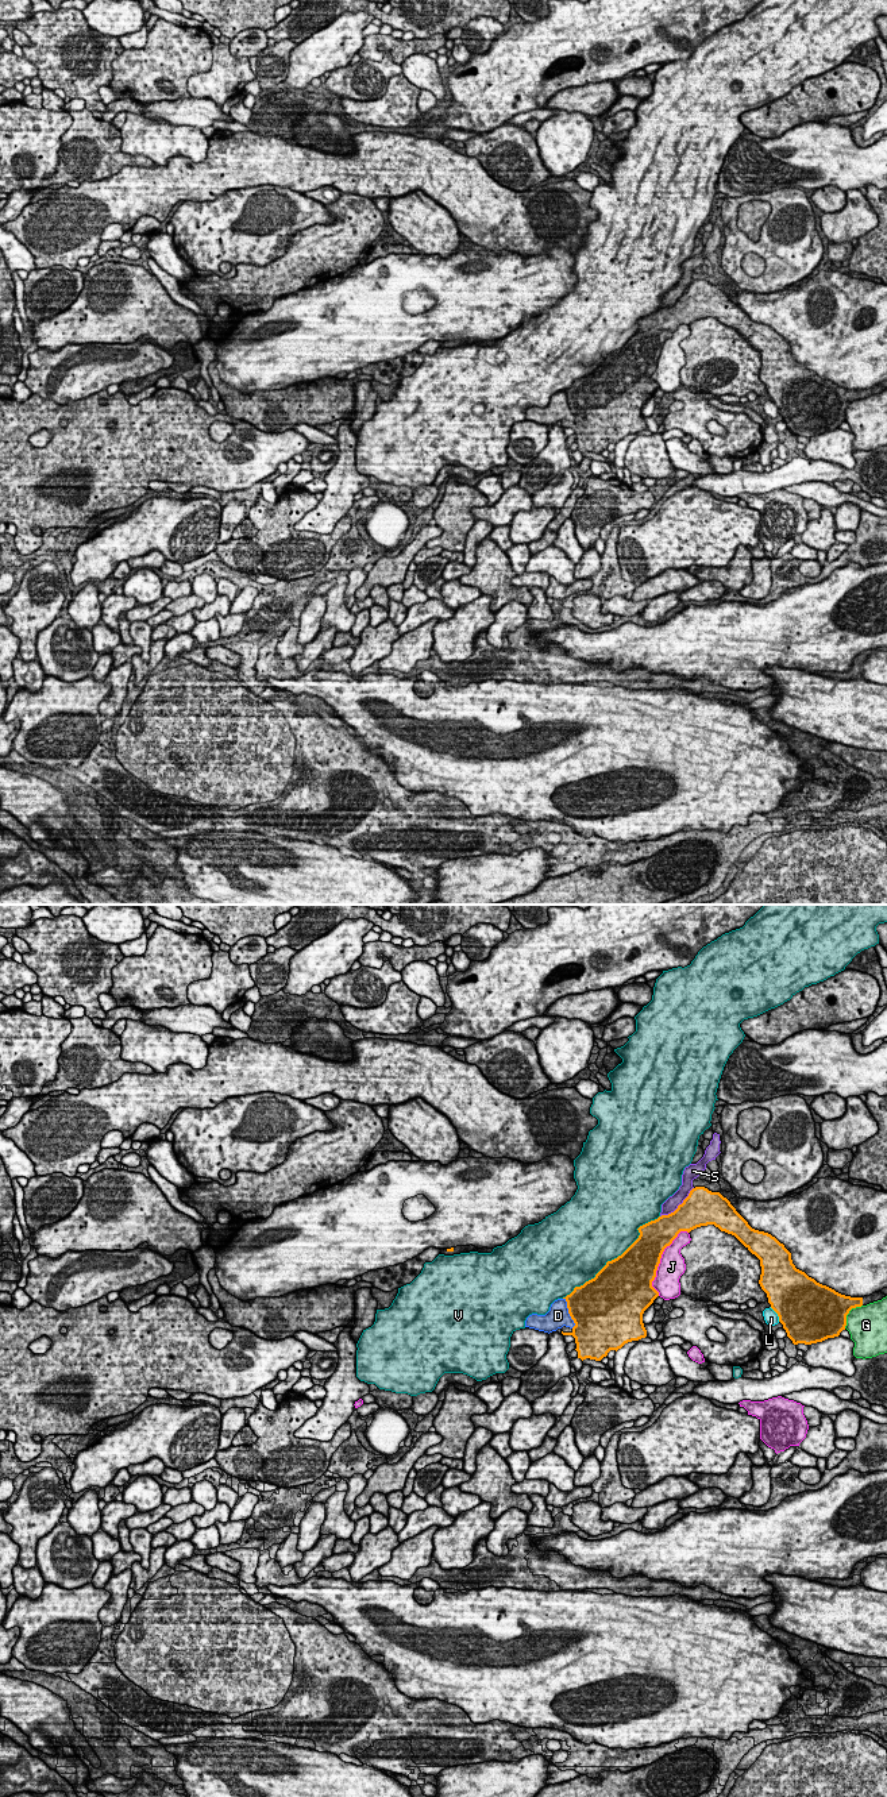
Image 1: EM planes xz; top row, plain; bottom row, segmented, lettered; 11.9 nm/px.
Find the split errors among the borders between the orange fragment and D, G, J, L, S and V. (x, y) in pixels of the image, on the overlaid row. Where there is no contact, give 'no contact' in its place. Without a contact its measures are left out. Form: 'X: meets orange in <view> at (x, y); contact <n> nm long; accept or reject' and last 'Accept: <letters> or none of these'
D: meets orange in xz at (569, 1312); contact 380 nm long; reject
G: meets orange in xz at (848, 1312); contact 360 nm long; reject
J: meets orange in xz at (659, 1261); contact 850 nm long; reject
L: meets orange in xz at (776, 1312); contact 220 nm long; reject
S: meets orange in xz at (678, 1206); contact 550 nm long; accept
V: meets orange in xz at (614, 1258); contact 1550 nm long; reject
Accept: S

